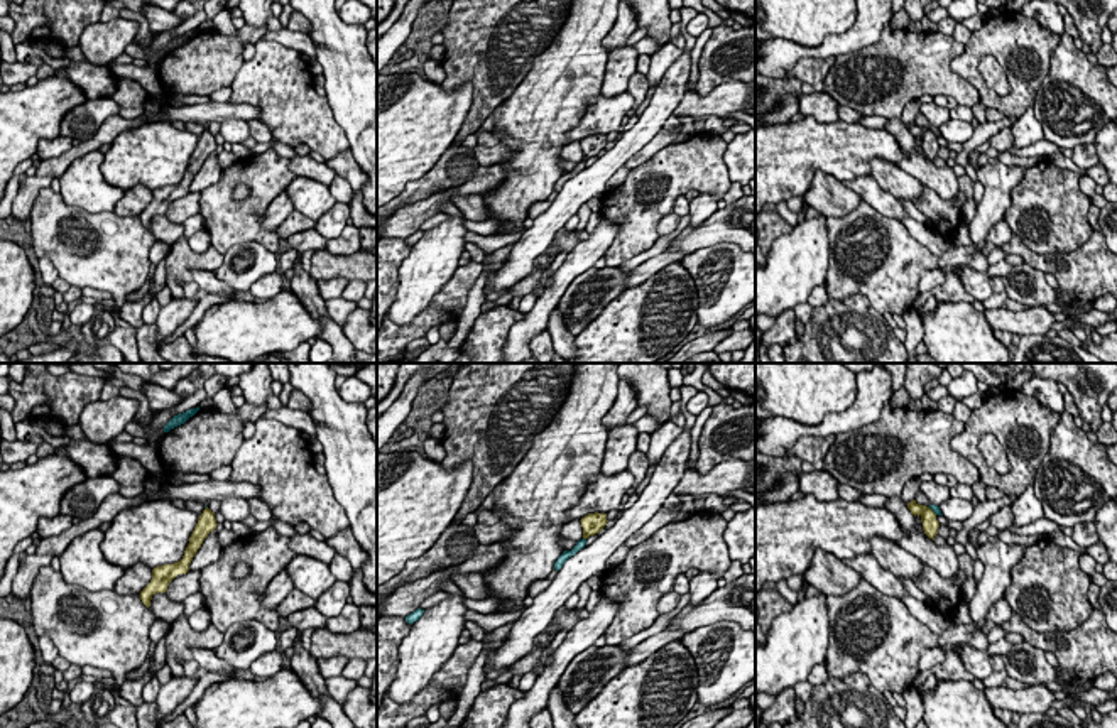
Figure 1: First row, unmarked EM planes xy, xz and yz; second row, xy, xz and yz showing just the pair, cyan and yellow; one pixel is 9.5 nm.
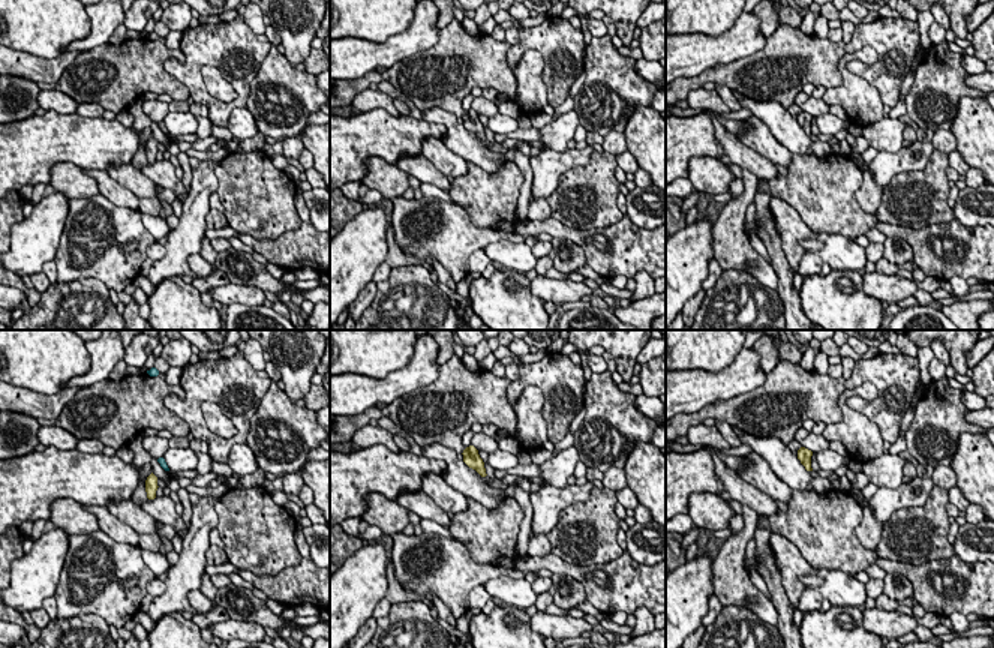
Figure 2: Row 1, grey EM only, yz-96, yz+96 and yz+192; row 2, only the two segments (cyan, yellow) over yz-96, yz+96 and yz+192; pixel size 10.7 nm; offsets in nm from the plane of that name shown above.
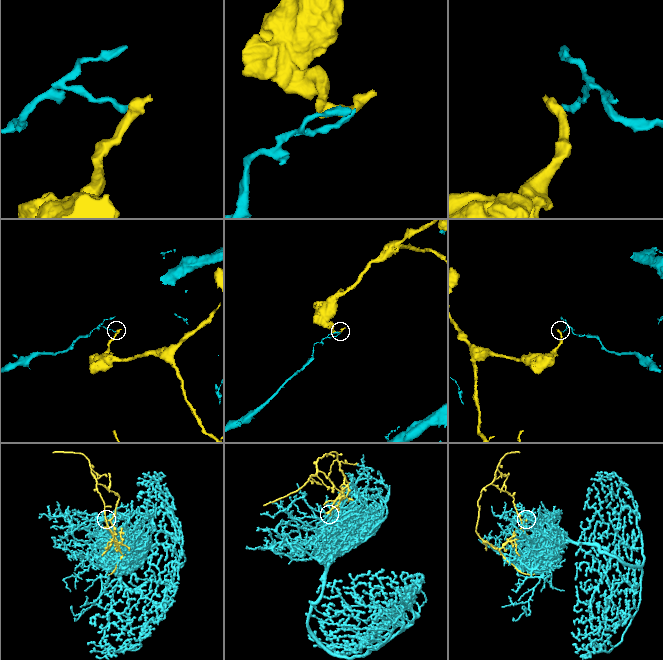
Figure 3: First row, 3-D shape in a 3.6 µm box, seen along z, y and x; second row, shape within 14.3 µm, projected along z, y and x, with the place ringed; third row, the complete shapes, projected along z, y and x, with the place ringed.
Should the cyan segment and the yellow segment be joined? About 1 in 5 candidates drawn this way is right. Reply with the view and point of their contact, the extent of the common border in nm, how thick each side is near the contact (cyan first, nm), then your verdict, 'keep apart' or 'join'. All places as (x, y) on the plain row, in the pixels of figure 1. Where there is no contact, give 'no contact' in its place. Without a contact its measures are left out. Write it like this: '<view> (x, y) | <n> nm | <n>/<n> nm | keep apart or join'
yz (933, 132) | 120 nm | 70/160 nm | keep apart

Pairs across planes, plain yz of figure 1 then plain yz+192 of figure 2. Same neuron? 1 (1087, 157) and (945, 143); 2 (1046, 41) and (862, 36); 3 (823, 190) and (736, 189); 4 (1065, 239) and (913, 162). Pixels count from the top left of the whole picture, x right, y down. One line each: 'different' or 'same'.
1: same
2: same
3: different
4: different

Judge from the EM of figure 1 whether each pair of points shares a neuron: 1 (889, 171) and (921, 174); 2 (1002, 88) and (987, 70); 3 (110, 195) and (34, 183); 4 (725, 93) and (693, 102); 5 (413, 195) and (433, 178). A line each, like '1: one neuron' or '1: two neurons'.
1: two neurons
2: one neuron
3: two neurons
4: one neuron
5: one neuron

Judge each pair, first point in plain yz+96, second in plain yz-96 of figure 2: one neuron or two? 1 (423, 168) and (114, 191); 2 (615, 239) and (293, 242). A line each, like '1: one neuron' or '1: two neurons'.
1: one neuron
2: one neuron

